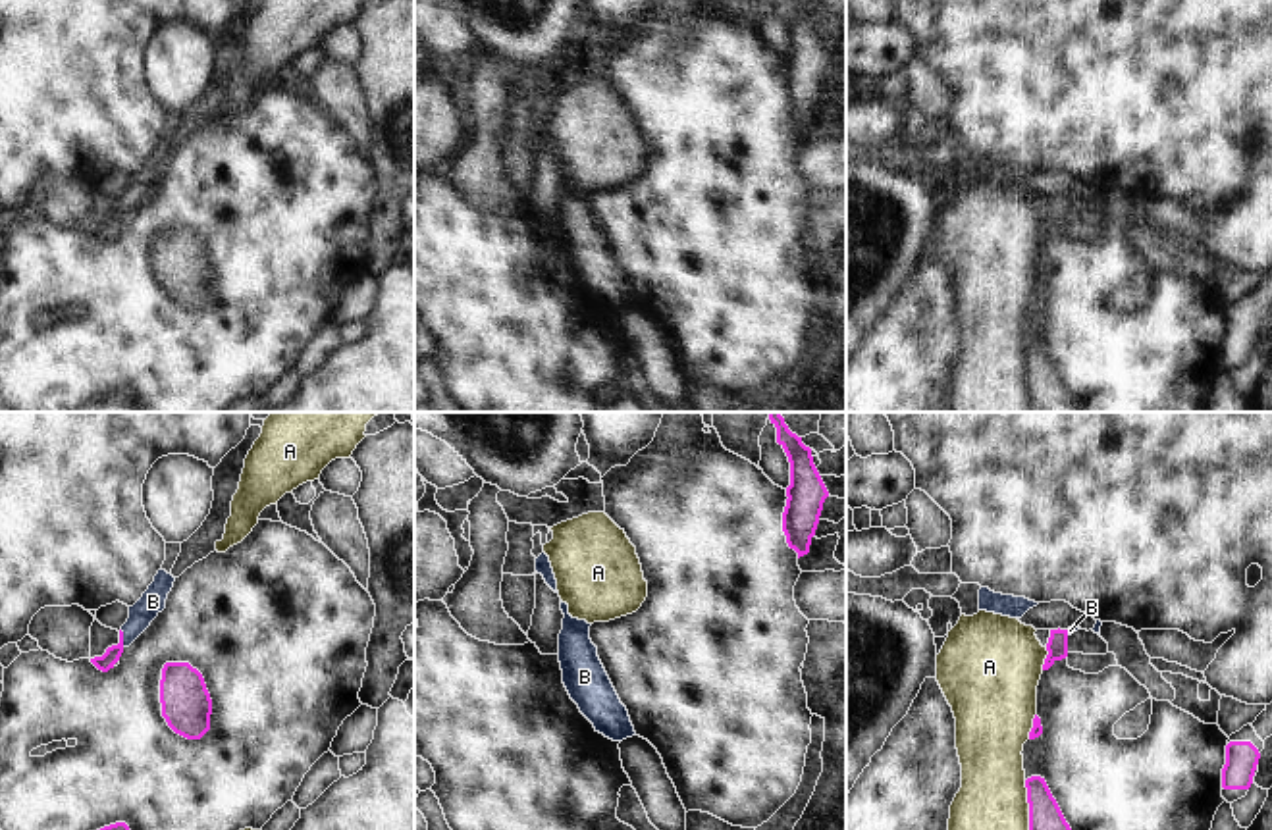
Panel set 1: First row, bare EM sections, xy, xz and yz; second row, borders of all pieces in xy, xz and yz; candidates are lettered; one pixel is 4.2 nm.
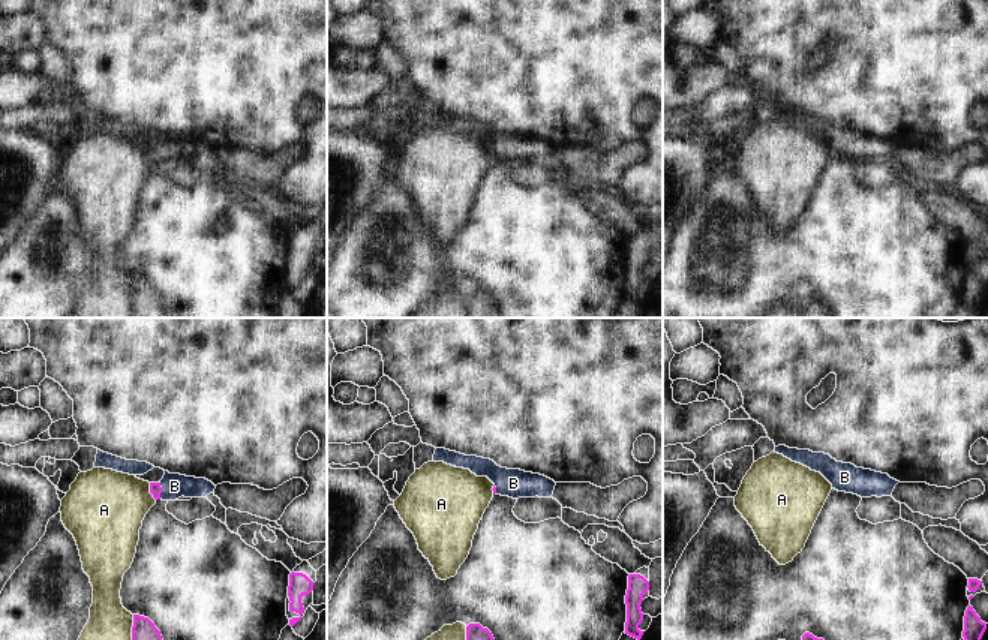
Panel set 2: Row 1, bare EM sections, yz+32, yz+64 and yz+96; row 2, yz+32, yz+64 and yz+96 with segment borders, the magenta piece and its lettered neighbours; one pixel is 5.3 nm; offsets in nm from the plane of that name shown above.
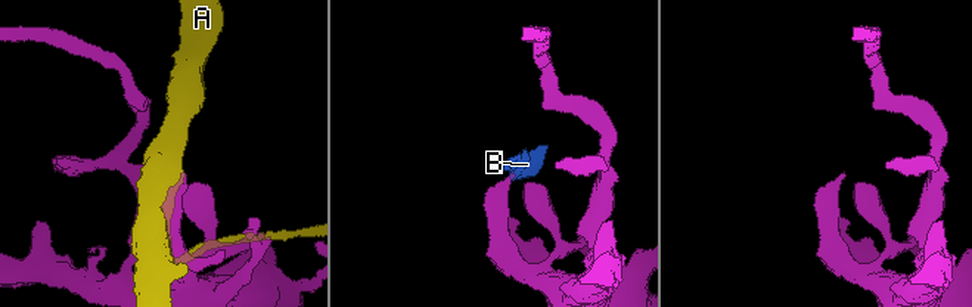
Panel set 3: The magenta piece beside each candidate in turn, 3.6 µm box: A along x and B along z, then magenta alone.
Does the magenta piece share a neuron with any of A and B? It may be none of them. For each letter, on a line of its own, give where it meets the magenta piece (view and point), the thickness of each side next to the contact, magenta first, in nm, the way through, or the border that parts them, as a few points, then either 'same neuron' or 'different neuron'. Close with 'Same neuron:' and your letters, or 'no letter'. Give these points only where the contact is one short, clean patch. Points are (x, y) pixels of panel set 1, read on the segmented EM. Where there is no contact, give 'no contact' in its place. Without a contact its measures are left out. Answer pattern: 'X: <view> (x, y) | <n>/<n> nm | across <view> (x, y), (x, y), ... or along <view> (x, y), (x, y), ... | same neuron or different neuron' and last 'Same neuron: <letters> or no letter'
A: yz (1030, 805) | 130/280 nm | different neuron
B: xy (122, 638) | 70/110 nm | across xy (110, 657), (122, 638), (153, 601) | same neuron
Same neuron: B

